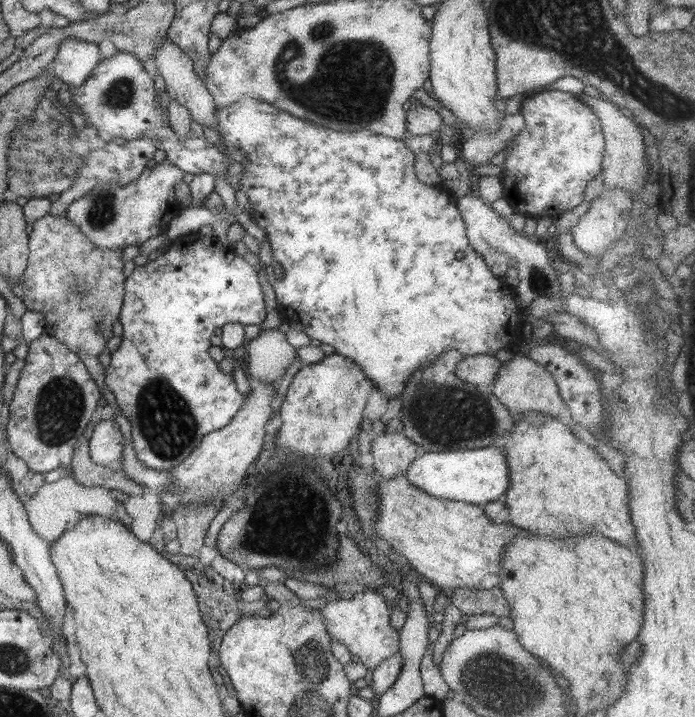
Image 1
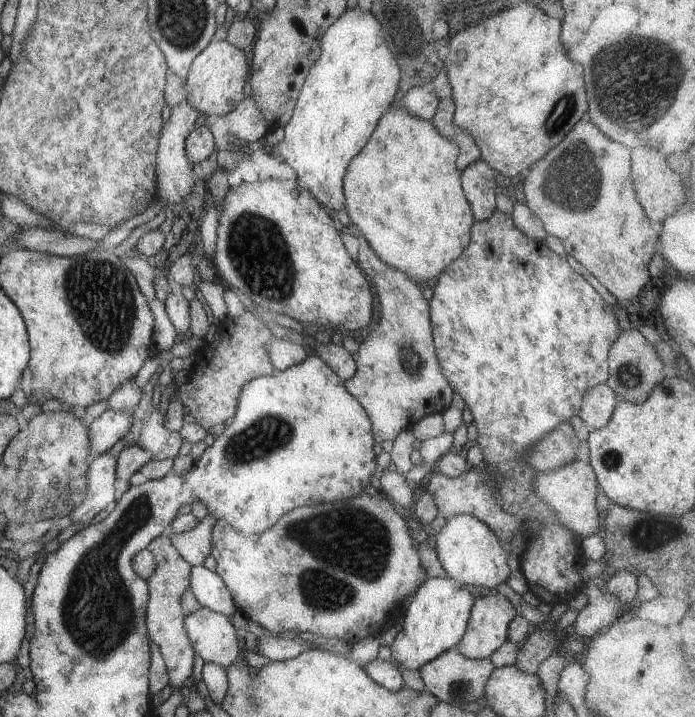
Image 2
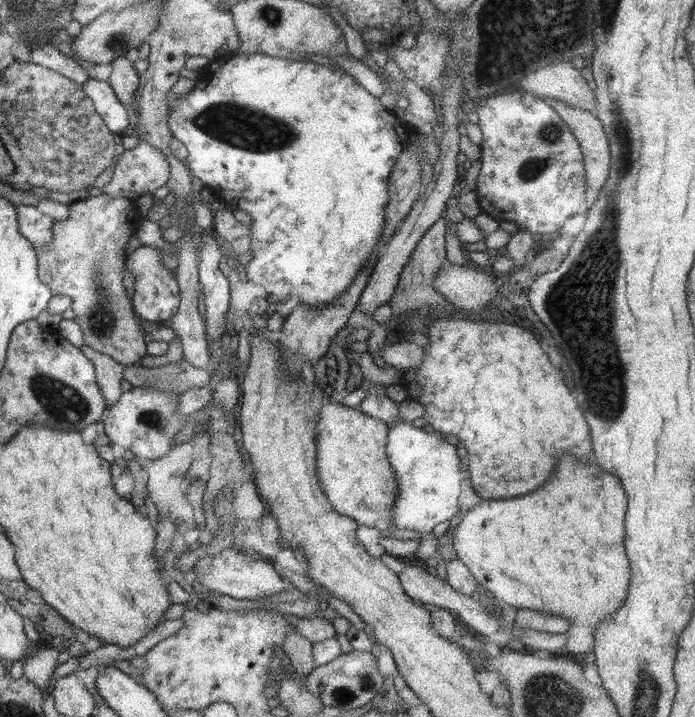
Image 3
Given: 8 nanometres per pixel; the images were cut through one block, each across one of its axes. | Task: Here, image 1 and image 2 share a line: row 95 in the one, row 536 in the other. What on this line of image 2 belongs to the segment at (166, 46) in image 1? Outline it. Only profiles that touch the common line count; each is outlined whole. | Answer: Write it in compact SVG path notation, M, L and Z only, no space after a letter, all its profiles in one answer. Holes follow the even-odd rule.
M209 514L193 530L167 532L171 544L192 567L203 565L204 560L211 554L212 530L216 521L217 519Z

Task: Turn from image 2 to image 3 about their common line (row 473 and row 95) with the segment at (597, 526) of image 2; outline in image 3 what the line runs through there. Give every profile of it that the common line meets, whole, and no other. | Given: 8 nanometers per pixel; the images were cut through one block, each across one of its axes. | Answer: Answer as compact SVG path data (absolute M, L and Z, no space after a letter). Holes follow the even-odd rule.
M558 62L540 68L536 74L522 78L518 87L537 97L556 99L598 116L594 91L582 77L582 71L572 66L572 62Z

